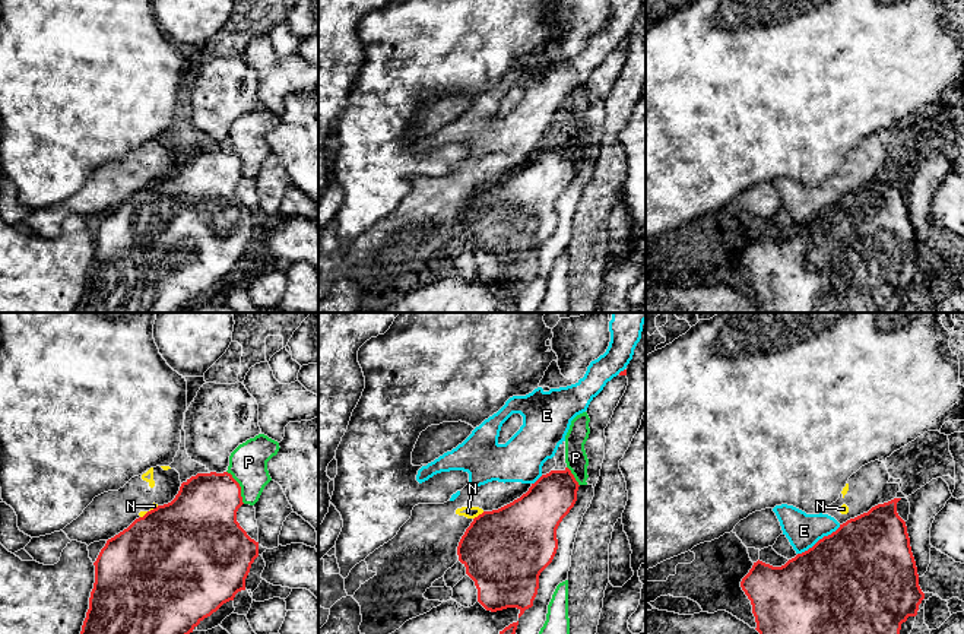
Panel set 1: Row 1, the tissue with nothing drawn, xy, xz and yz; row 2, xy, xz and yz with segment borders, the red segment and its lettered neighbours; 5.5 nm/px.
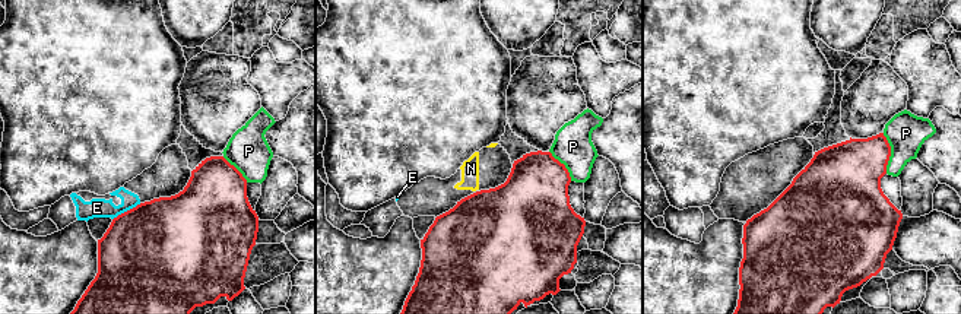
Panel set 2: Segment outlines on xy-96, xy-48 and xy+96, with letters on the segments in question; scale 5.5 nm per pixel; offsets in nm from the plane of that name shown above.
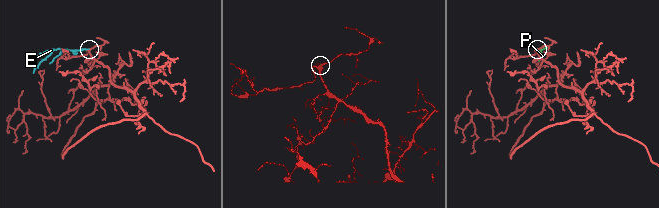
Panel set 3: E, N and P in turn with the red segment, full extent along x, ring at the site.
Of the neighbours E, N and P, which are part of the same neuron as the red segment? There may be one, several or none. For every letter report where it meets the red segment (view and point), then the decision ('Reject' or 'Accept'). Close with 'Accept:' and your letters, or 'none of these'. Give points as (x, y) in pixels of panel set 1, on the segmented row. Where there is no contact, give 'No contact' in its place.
E: Touches red at yz (820, 539). Reject
N: Touches red at xz (479, 514). Reject
P: Touches red at xy (240, 487). Reject
Accept: none of these

